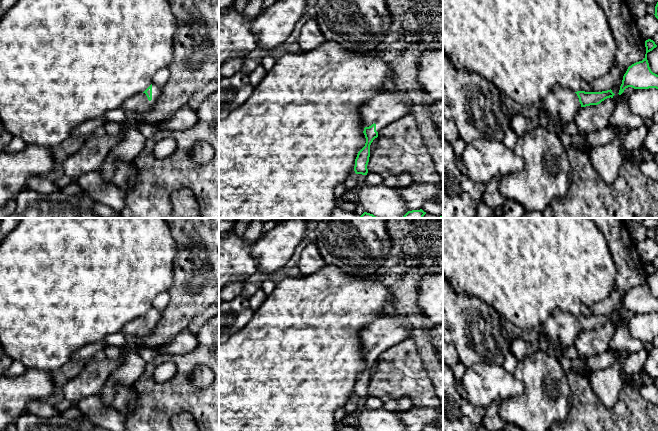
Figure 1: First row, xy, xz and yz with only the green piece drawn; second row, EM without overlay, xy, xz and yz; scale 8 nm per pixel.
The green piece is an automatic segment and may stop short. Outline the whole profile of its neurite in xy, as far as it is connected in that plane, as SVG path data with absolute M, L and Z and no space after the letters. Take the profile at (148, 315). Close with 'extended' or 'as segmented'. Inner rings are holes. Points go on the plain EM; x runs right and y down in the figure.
M152 307L144 316L127 323L120 332L128 343L139 342L154 331L161 319L161 314L162 311Z; extended

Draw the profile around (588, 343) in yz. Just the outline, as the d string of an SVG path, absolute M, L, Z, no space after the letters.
M607 322L598 329L581 331L574 341L579 355L586 360L609 349L609 343L615 334L616 325Z

